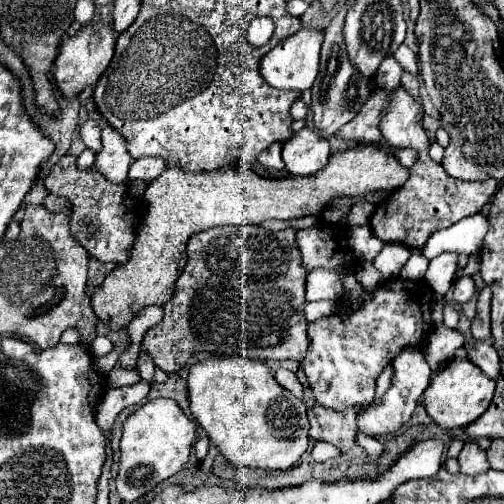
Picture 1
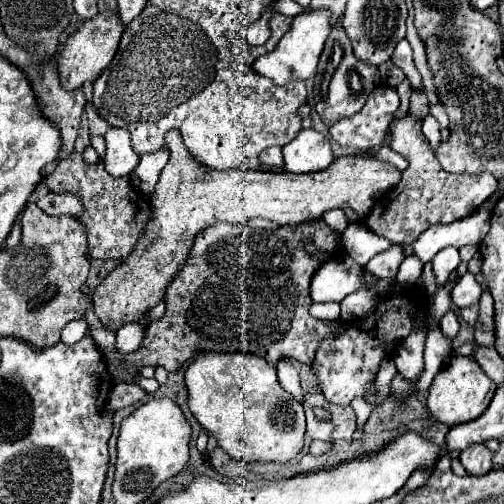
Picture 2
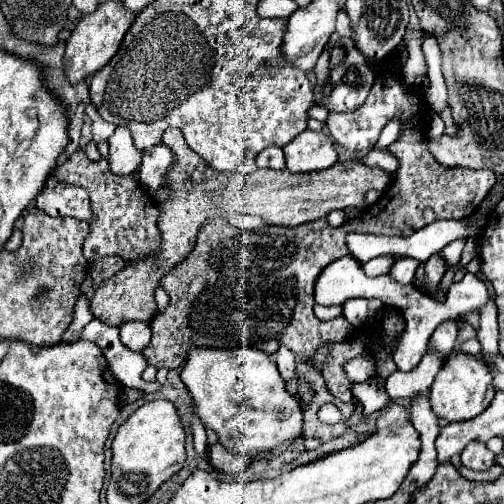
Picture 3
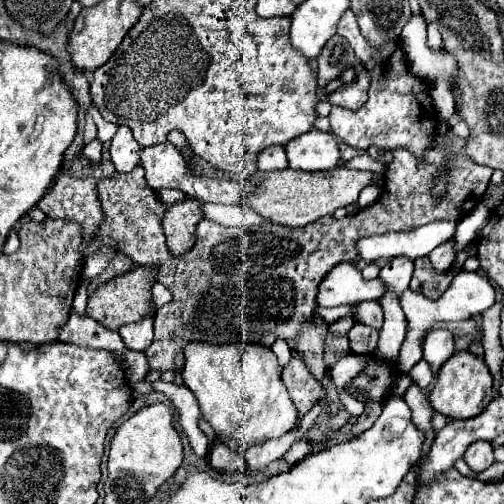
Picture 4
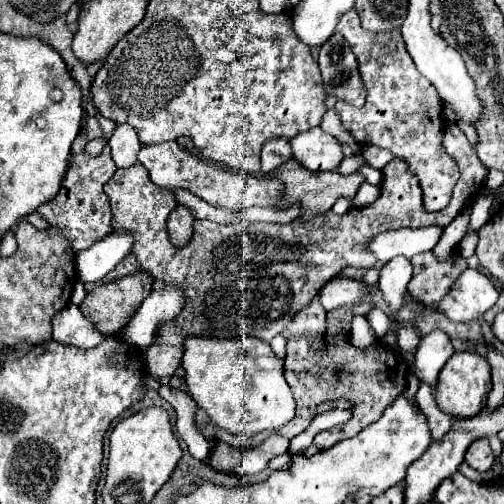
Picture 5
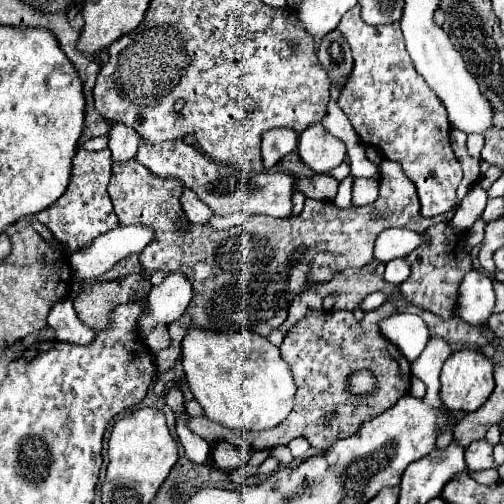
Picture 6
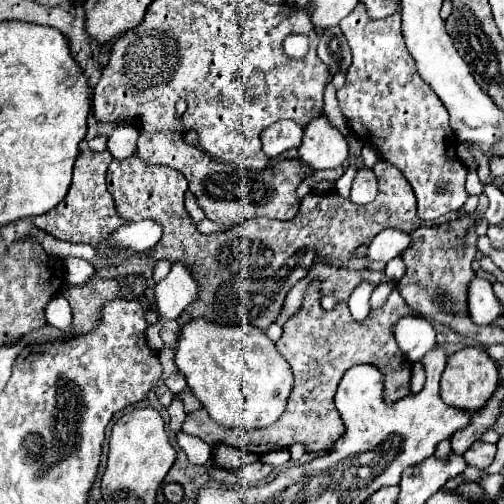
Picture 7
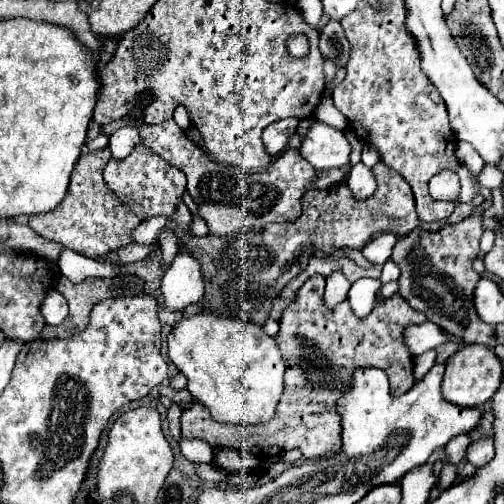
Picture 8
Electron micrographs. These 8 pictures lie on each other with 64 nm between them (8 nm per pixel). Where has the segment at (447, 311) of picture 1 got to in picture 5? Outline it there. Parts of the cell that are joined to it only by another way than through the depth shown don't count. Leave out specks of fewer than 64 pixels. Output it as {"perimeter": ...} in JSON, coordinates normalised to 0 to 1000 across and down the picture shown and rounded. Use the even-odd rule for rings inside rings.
{"perimeter":[[[857,655],[853,663],[837,667],[821,722],[825,750],[841,754],[849,766],[865,766],[869,738],[897,702],[901,702],[897,679],[889,663],[881,663],[877,655]]]}

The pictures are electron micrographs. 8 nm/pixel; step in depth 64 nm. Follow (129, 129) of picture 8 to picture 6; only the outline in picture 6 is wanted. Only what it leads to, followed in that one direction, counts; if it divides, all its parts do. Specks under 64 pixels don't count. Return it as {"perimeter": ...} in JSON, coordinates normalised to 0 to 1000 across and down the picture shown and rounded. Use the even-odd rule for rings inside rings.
{"perimeter":[[[226,246],[218,258],[218,282],[214,294],[222,298],[222,313],[226,321],[254,321],[262,313],[270,313],[274,302],[274,282],[278,270],[266,254],[254,254],[250,246]]]}

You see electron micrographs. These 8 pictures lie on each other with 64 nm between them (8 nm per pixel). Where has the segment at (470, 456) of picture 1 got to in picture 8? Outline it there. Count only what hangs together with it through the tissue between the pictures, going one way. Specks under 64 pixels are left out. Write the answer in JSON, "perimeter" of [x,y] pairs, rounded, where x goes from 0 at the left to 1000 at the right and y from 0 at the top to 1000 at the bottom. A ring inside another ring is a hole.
{"perimeter":[[[976,869],[944,873],[925,893],[925,913],[933,921],[940,921],[944,929],[956,929],[960,921],[968,921],[976,913],[976,905],[980,905],[980,873]]]}

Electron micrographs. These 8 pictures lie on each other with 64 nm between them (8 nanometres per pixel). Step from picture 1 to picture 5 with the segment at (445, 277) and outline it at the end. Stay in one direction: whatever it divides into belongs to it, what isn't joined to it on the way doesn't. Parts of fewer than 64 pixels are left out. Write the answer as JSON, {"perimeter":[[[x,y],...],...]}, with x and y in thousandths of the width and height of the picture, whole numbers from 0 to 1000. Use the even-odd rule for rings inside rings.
{"perimeter":[[[968,389],[968,393],[952,393],[944,409],[937,409],[937,425],[933,425],[933,444],[925,452],[925,464],[929,460],[948,460],[948,452],[956,452],[968,433],[972,433],[972,409],[976,409],[976,397],[980,389]]]}

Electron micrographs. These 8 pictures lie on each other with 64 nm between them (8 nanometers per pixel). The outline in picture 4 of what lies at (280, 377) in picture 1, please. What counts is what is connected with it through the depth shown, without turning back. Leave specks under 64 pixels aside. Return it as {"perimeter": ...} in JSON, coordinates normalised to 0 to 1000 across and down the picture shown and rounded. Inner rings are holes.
{"perimeter":[[[548,675],[544,687],[540,687],[540,698],[548,702],[552,718],[556,718],[560,726],[567,726],[567,718],[575,714],[575,690],[571,690],[571,683],[567,683],[563,675]]]}

